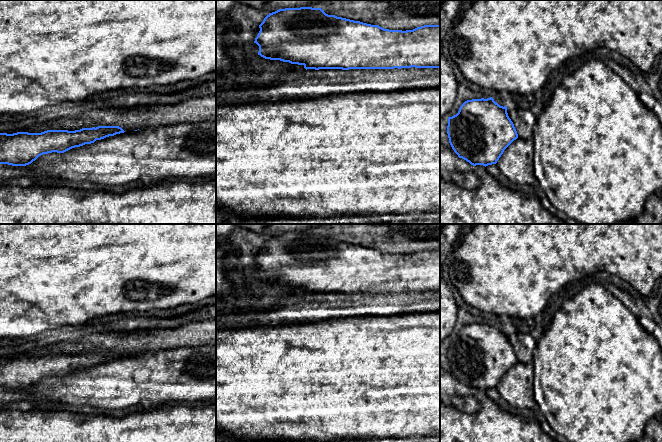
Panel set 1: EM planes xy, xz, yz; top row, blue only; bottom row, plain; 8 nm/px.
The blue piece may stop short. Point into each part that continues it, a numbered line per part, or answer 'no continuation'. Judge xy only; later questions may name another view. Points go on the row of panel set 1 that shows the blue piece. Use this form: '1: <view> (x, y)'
no continuation

